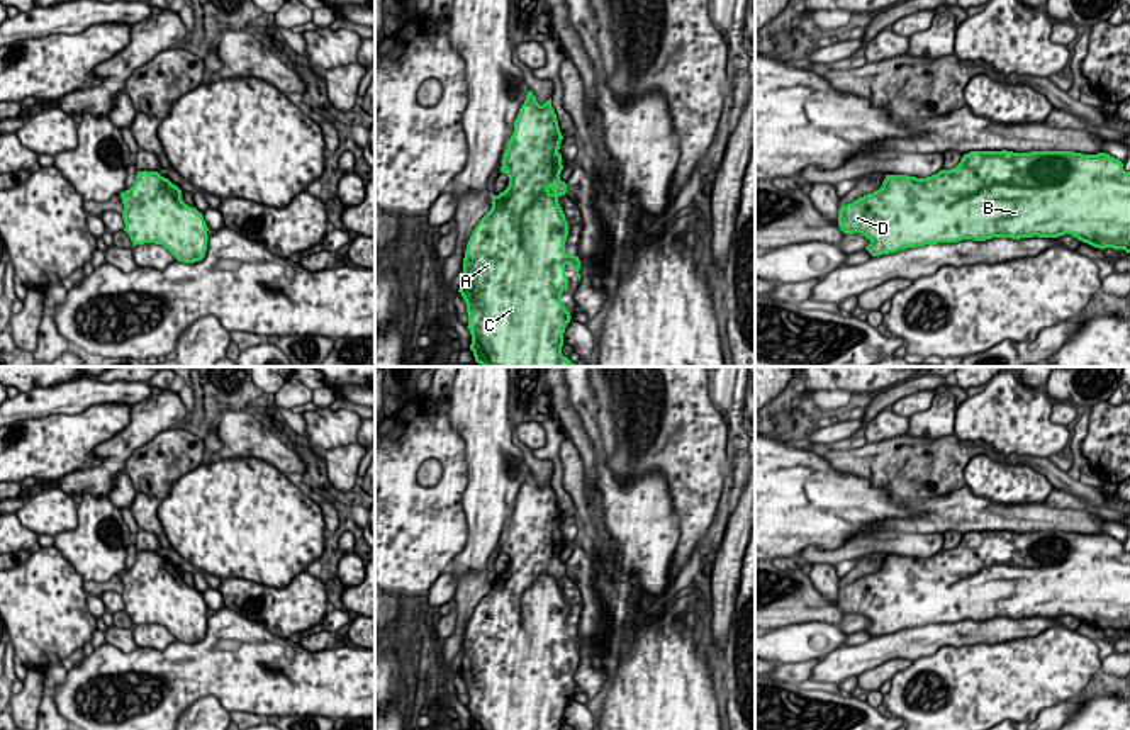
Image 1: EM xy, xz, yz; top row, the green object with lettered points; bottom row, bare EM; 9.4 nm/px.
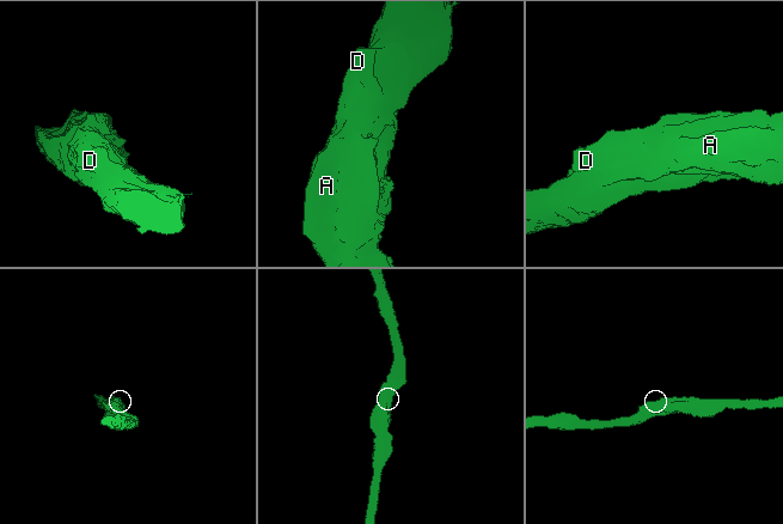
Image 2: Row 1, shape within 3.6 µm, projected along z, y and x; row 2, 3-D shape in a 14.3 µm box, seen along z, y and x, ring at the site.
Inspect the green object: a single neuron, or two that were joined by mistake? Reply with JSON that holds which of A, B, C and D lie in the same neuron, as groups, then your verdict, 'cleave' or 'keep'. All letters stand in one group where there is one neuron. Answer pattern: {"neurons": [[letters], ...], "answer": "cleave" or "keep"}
{"neurons": [["A", "B", "C", "D"]], "answer": "keep"}

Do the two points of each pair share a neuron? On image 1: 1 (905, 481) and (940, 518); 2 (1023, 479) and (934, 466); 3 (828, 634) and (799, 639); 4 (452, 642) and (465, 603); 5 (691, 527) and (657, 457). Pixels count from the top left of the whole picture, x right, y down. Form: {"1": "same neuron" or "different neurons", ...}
{"1": "different neurons", "2": "different neurons", "3": "same neuron", "4": "same neuron", "5": "same neuron"}

